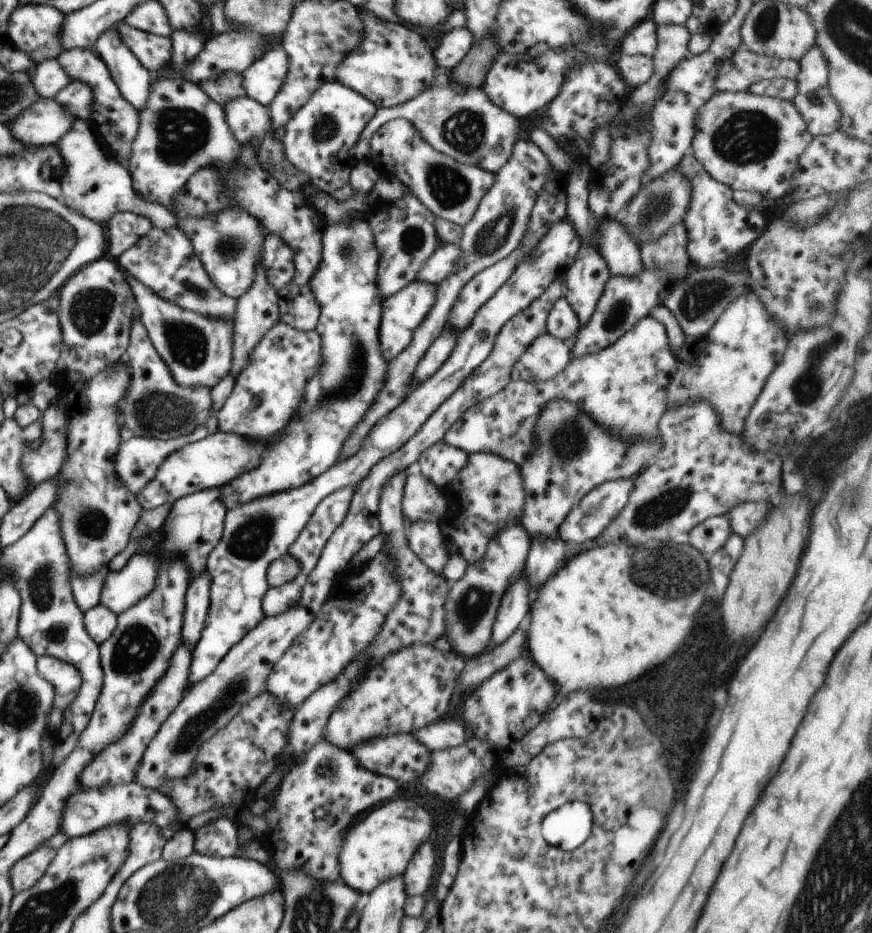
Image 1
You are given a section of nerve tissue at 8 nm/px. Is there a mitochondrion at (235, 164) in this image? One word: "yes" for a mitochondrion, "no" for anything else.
no

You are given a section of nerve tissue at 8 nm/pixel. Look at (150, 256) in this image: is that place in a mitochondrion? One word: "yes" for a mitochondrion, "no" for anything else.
no

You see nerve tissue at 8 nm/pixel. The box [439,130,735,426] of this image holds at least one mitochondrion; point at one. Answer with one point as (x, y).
(492, 237)

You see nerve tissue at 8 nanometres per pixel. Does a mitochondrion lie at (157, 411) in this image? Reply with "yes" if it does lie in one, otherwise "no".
yes

